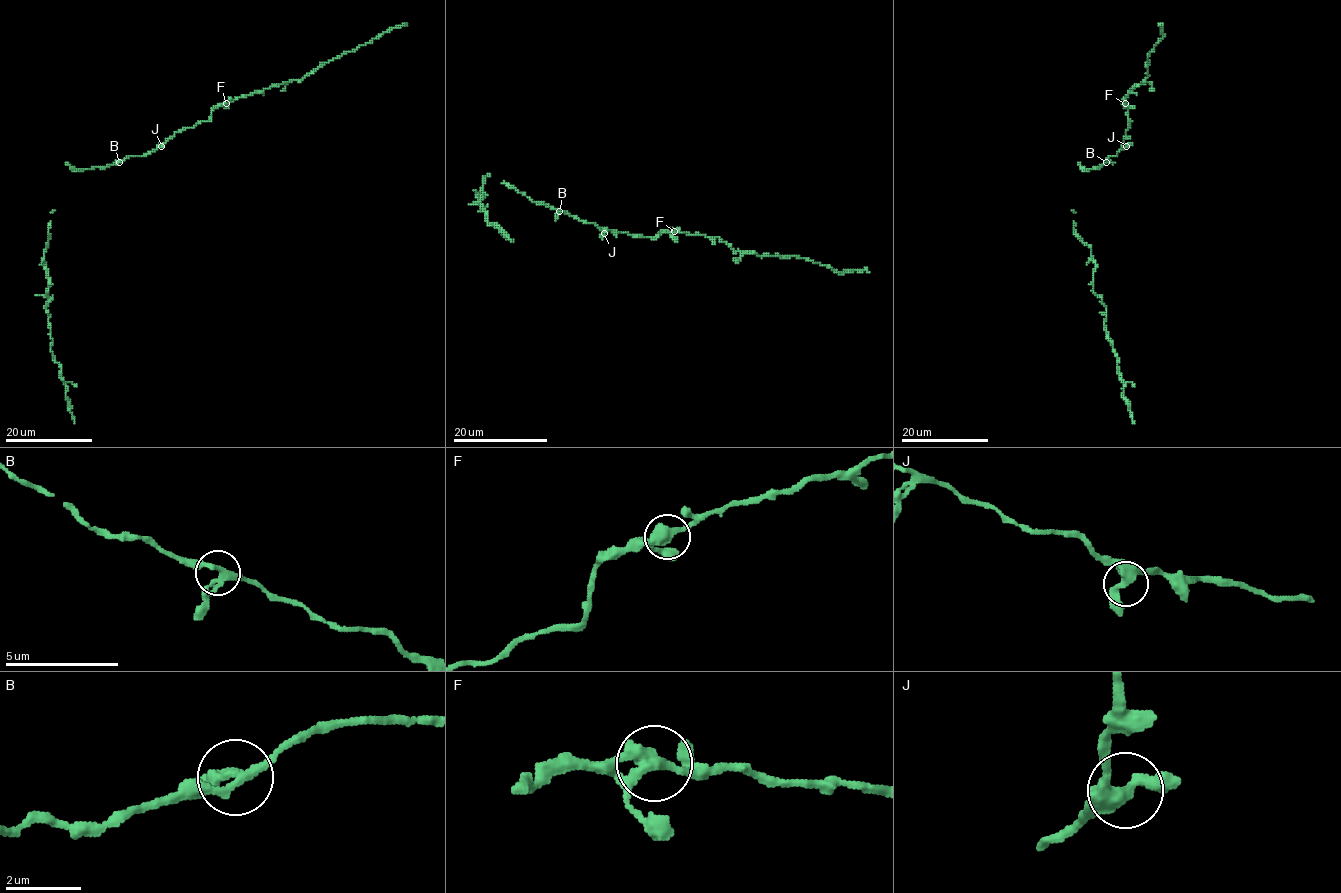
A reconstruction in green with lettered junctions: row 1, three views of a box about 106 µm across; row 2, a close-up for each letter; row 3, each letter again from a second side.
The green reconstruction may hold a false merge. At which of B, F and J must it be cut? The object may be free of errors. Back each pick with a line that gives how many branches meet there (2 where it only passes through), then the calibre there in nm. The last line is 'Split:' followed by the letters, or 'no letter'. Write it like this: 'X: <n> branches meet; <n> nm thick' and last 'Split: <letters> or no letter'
Split: no letter

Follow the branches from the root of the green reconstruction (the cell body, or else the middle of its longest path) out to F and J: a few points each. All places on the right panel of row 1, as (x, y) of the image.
F: (1106, 161), (1110, 155), (1115, 155), (1124, 143), (1131, 122), (1125, 103)
J: (1106, 161), (1126, 146)

